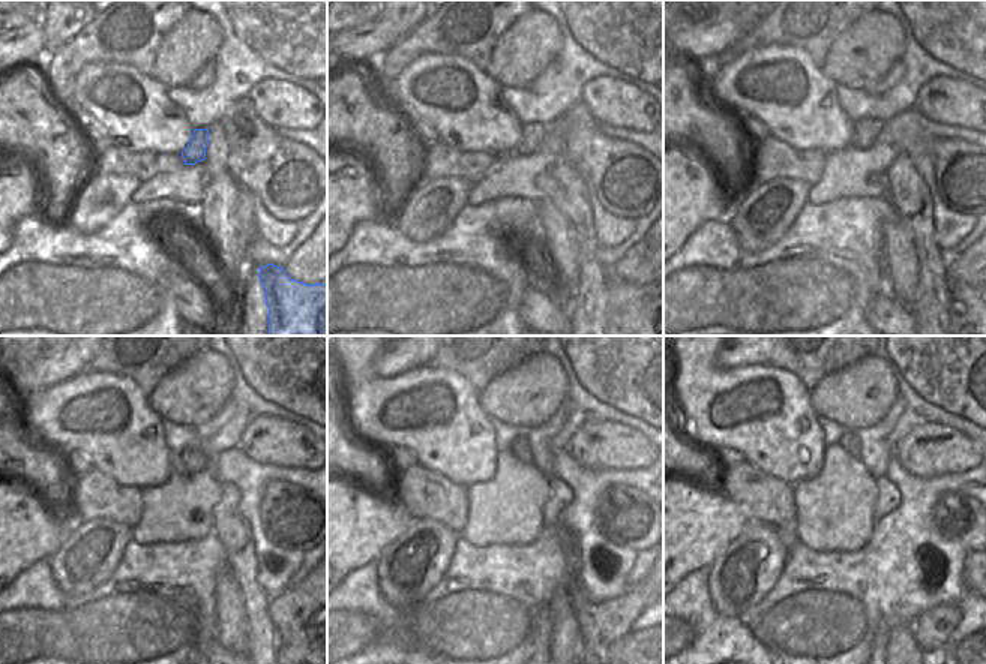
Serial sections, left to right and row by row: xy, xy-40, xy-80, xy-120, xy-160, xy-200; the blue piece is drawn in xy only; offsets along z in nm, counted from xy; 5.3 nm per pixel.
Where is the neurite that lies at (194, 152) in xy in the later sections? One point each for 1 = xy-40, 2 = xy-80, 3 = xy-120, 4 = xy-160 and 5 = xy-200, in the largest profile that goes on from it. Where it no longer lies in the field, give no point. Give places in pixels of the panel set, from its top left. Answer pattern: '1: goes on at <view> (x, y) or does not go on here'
1: goes on at xy-40 (533, 134)
2: goes on at xy-80 (866, 131)
3: goes on at xy-120 (192, 460)
4: goes on at xy-160 (520, 447)
5: goes on at xy-200 (850, 439)

